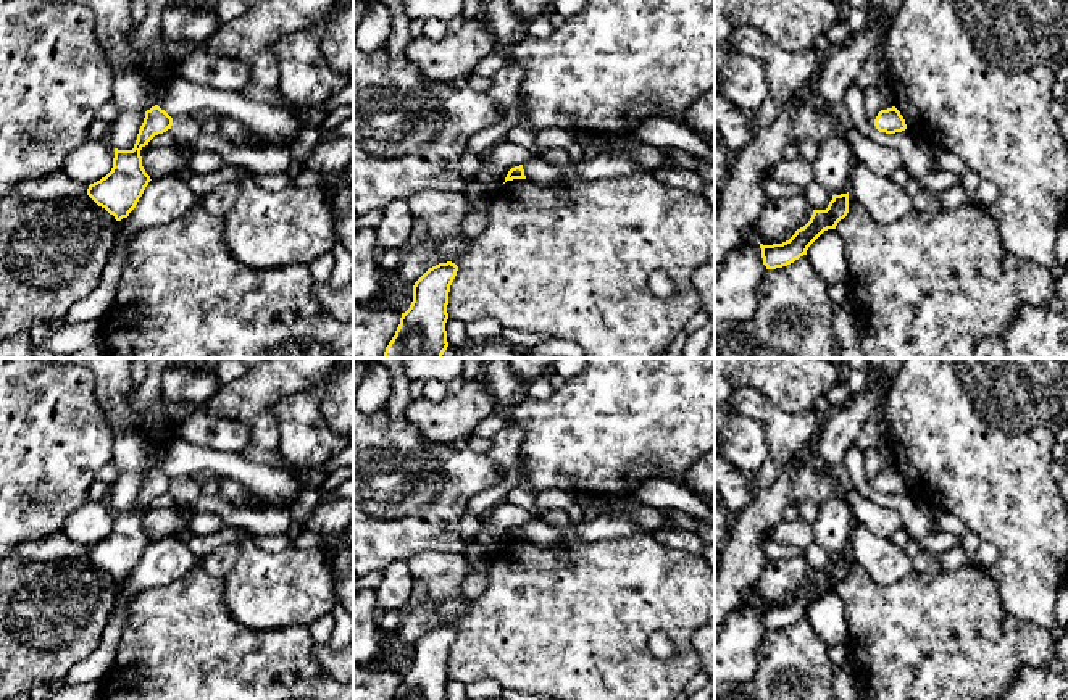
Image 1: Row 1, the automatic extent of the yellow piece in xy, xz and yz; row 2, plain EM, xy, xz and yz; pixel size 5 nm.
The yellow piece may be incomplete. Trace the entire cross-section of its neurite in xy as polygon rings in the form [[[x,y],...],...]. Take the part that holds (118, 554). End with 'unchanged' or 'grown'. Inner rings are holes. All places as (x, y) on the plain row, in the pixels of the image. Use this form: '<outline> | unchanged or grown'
[[[158,466],[147,471],[134,510],[115,510],[111,532],[89,547],[87,556],[113,576],[116,582],[129,577],[152,542],[142,527],[140,511],[148,506],[155,497],[171,490],[171,487],[173,479]]] | unchanged

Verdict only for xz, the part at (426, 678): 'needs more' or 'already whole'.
already whole

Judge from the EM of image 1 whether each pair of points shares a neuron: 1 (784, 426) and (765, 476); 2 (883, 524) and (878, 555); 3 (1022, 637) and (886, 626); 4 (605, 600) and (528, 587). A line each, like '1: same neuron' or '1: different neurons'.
1: same neuron
2: different neurons
3: same neuron
4: same neuron

